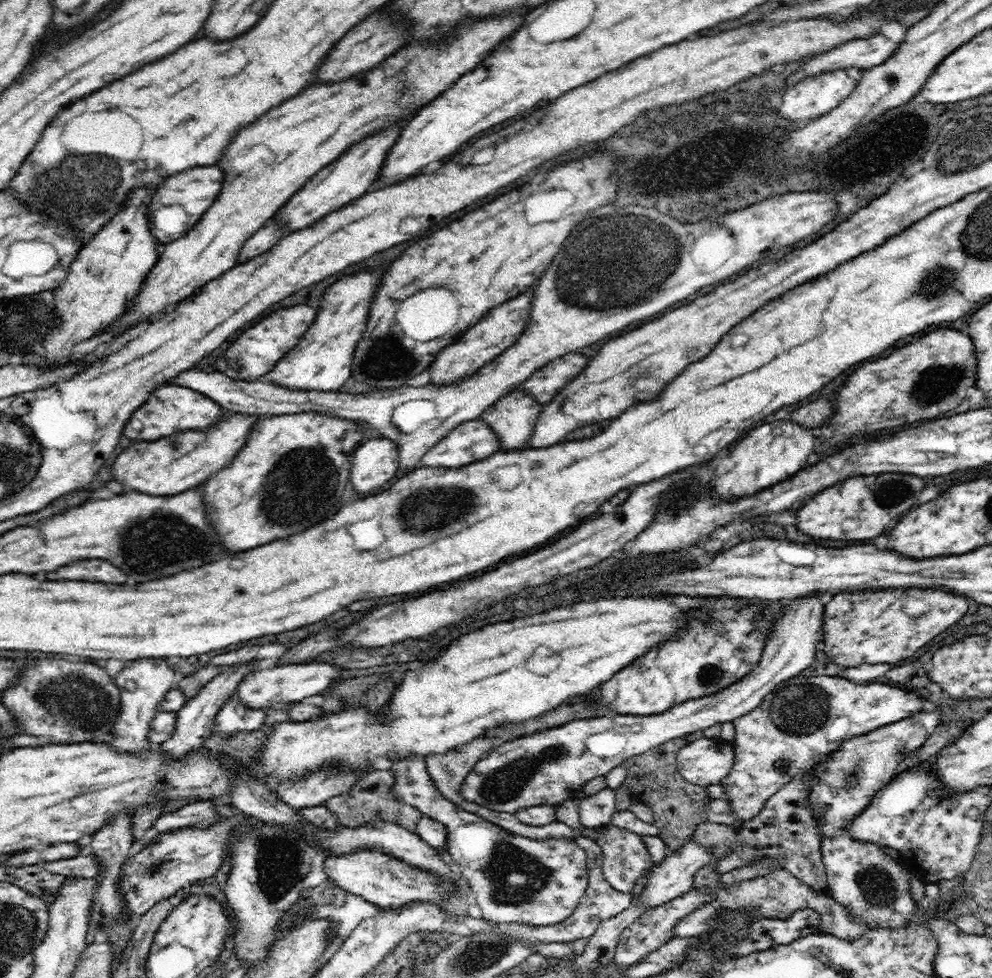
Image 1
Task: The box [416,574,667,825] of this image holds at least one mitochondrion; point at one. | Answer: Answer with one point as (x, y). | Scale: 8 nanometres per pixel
(501, 785)

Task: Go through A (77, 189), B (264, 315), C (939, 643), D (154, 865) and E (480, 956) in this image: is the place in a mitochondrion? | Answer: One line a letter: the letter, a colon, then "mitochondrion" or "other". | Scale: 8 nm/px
A: mitochondrion
B: other
C: other
D: mitochondrion
E: mitochondrion

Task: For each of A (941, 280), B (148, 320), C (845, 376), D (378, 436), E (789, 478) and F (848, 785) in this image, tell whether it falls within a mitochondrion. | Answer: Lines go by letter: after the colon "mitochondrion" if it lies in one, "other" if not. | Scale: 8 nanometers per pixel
A: mitochondrion
B: other
C: other
D: other
E: other
F: mitochondrion

